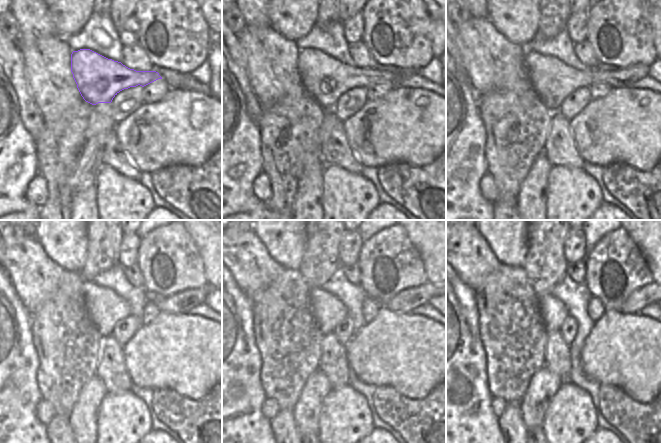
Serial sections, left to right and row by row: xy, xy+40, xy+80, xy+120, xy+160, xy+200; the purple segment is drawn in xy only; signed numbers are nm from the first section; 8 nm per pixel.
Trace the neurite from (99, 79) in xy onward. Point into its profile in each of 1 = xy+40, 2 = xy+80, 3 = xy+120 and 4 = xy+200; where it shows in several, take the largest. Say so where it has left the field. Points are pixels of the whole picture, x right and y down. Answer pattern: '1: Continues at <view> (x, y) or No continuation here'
1: Continues at xy+40 (325, 78)
2: Continues at xy+80 (553, 80)
3: Continues at xy+120 (105, 308)
4: Continues at xy+200 (553, 311)

